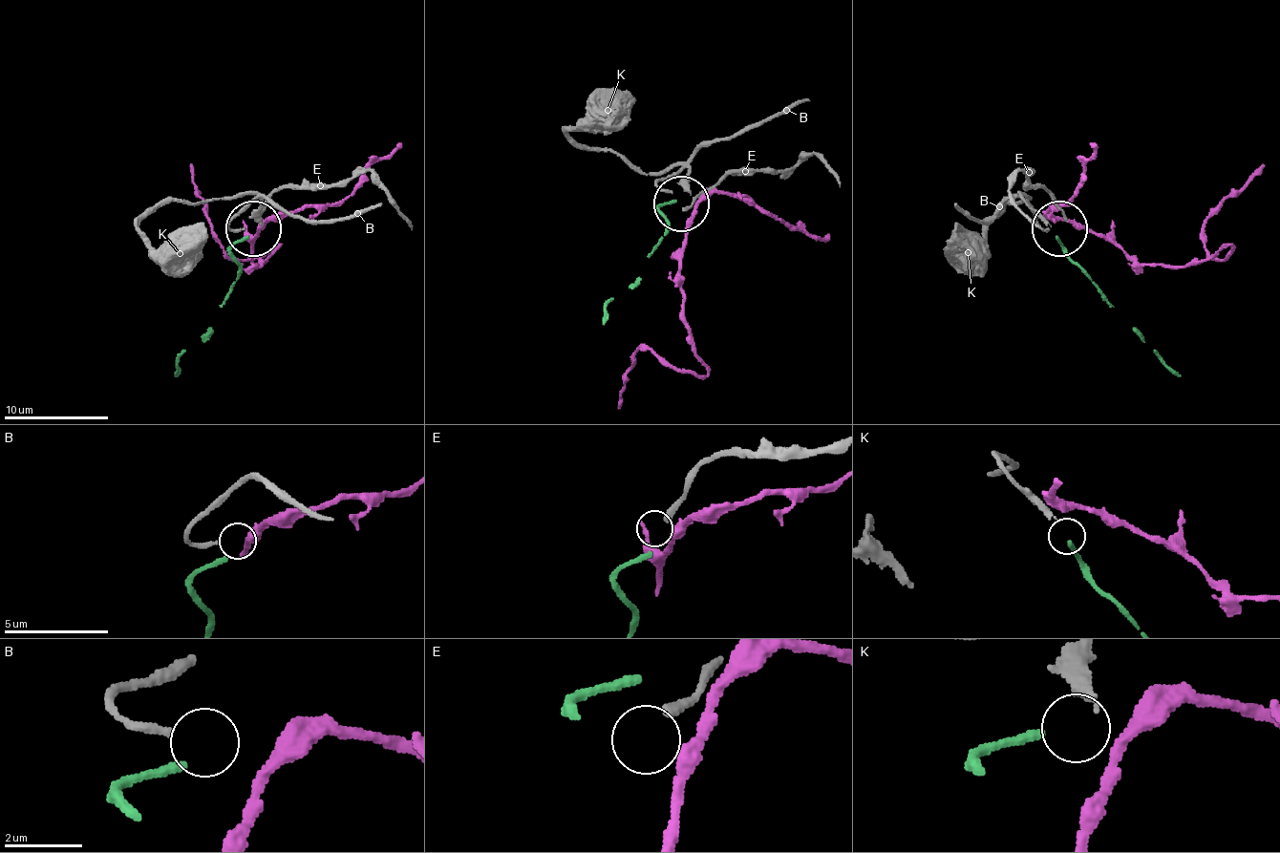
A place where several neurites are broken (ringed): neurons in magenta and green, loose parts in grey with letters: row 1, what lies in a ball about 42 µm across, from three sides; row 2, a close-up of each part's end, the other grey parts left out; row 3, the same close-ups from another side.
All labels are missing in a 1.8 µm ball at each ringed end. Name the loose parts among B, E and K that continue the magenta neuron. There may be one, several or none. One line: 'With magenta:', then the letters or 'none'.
With magenta: none

